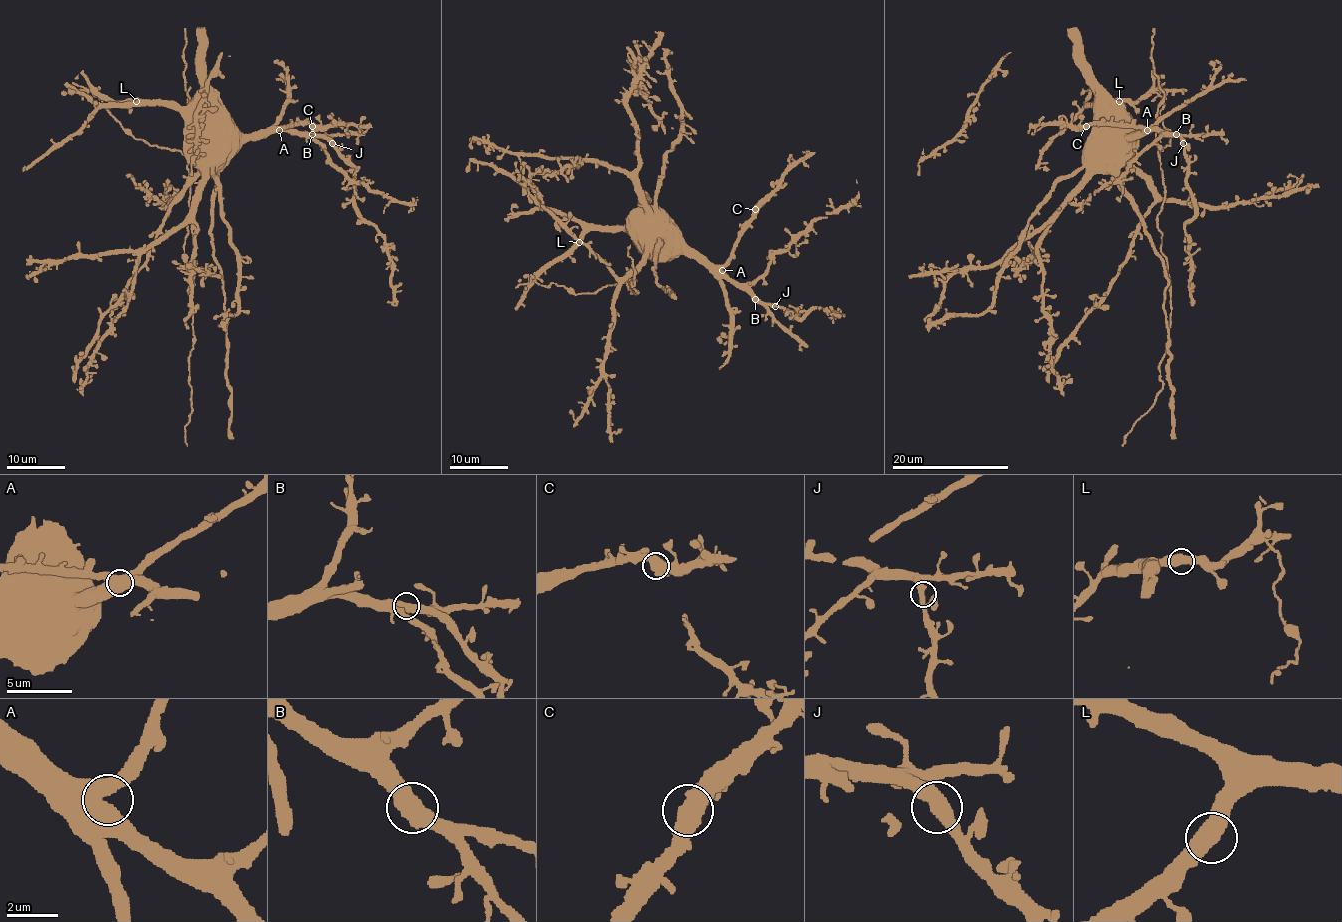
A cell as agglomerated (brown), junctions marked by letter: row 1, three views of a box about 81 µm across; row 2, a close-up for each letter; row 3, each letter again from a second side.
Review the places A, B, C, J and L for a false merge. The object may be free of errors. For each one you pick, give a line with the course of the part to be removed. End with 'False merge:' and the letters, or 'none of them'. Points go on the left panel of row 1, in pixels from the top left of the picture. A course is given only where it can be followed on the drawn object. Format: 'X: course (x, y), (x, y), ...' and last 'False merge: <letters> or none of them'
False merge: none of them

